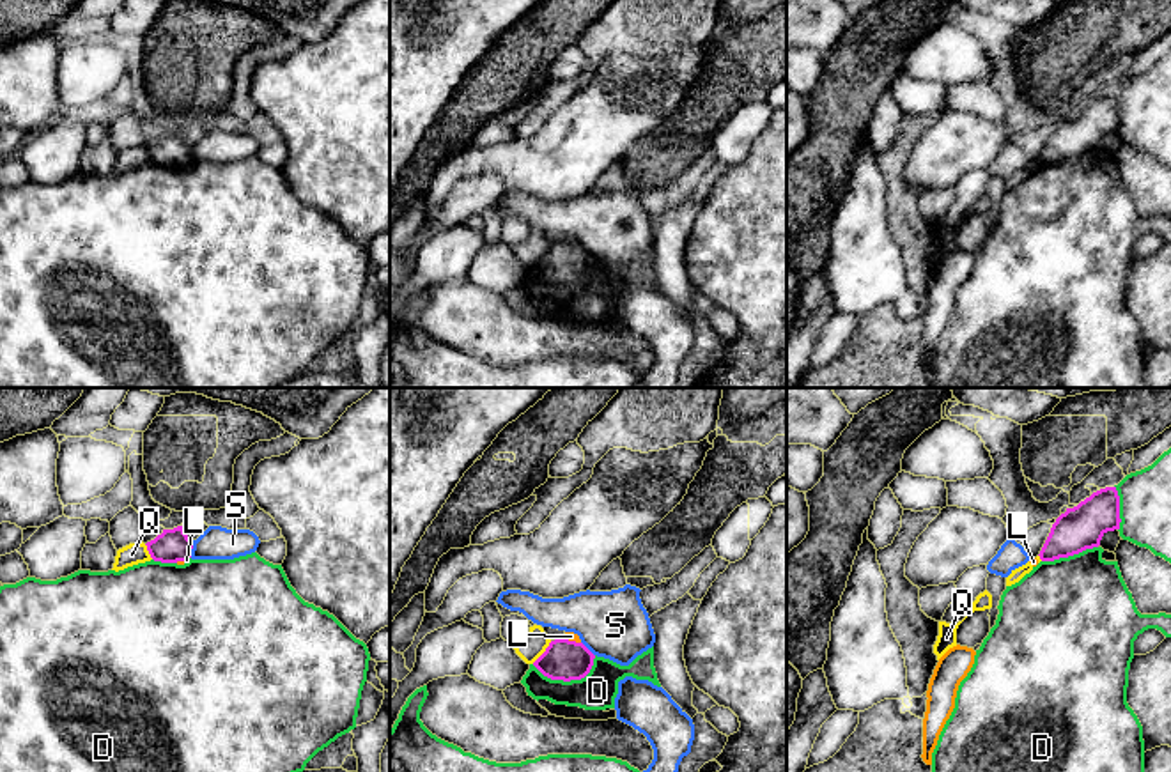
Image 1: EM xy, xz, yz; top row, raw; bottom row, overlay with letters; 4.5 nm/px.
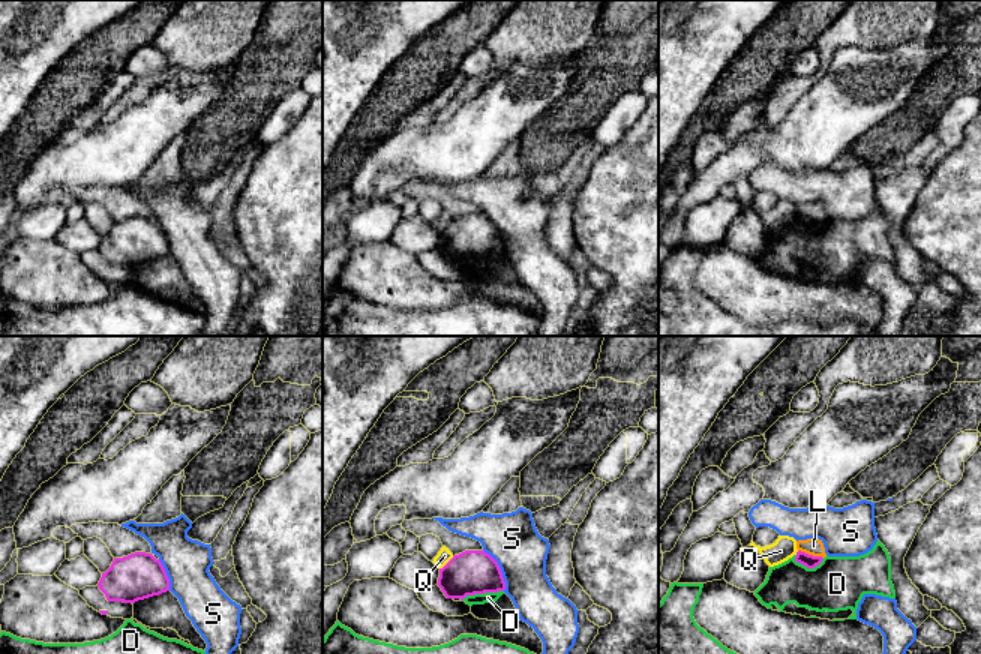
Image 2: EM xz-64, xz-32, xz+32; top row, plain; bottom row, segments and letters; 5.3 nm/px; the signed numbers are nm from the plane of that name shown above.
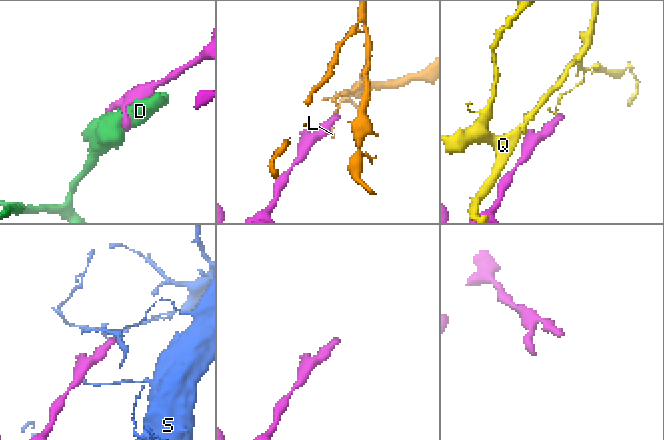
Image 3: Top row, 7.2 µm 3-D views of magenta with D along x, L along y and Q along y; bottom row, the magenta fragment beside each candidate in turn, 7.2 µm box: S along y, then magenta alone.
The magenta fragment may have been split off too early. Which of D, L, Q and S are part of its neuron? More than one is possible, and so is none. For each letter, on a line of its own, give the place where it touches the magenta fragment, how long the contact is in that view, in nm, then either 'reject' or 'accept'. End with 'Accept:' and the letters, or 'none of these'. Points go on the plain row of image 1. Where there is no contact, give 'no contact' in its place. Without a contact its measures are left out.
D: xz (567, 284) | 300 nm | reject
L: xz (573, 245) | 80 nm | reject
Q: xz (544, 255) | 140 nm | reject
S: xy (192, 151) | 80 nm | reject
Accept: none of these

